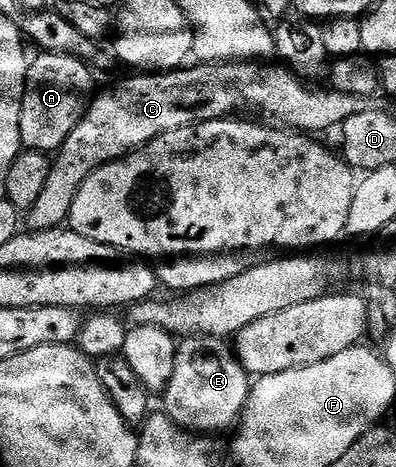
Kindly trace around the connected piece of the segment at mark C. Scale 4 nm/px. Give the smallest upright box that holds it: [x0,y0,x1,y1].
[27,62,371,232]

